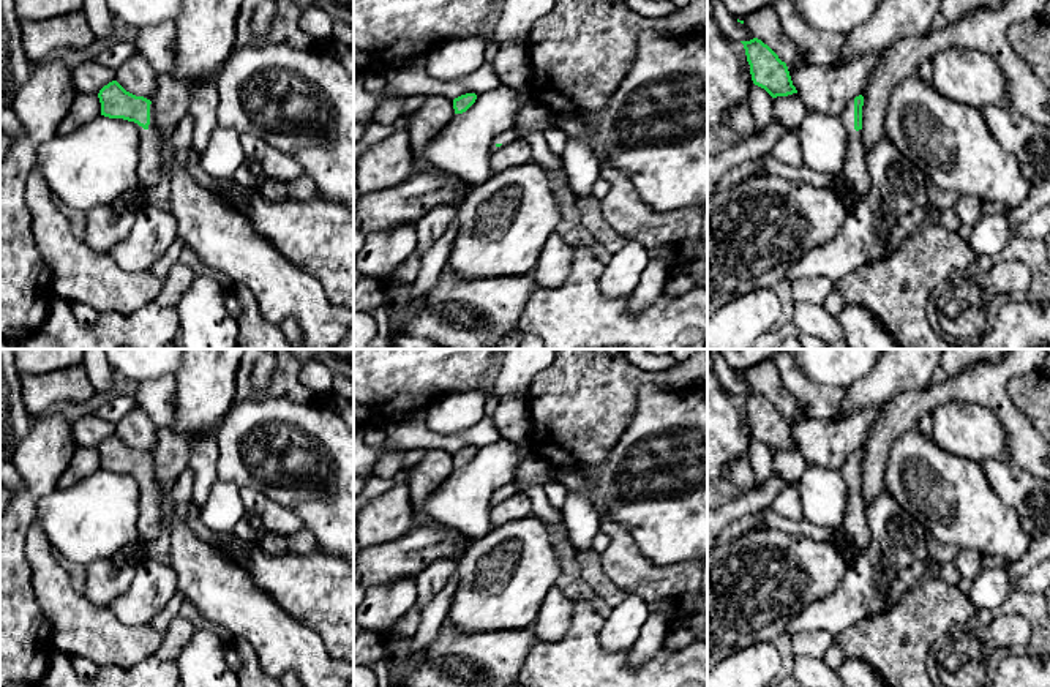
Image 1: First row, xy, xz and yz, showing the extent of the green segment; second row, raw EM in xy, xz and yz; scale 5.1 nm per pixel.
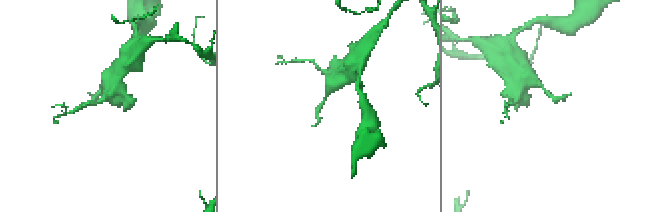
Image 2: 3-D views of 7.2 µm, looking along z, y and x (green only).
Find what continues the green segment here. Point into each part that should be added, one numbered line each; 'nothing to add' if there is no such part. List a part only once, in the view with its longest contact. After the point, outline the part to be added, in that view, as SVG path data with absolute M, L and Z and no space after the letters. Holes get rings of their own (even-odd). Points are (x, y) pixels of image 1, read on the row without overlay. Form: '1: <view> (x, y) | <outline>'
1: xy (149, 523) | M152 458L148 482L144 483L137 477L134 479L141 488L137 543L147 546L158 539L161 527L159 491L155 479L155 466Z

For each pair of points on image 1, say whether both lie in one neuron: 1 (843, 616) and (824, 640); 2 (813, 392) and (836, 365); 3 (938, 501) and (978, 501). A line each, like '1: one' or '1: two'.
1: two
2: two
3: one

